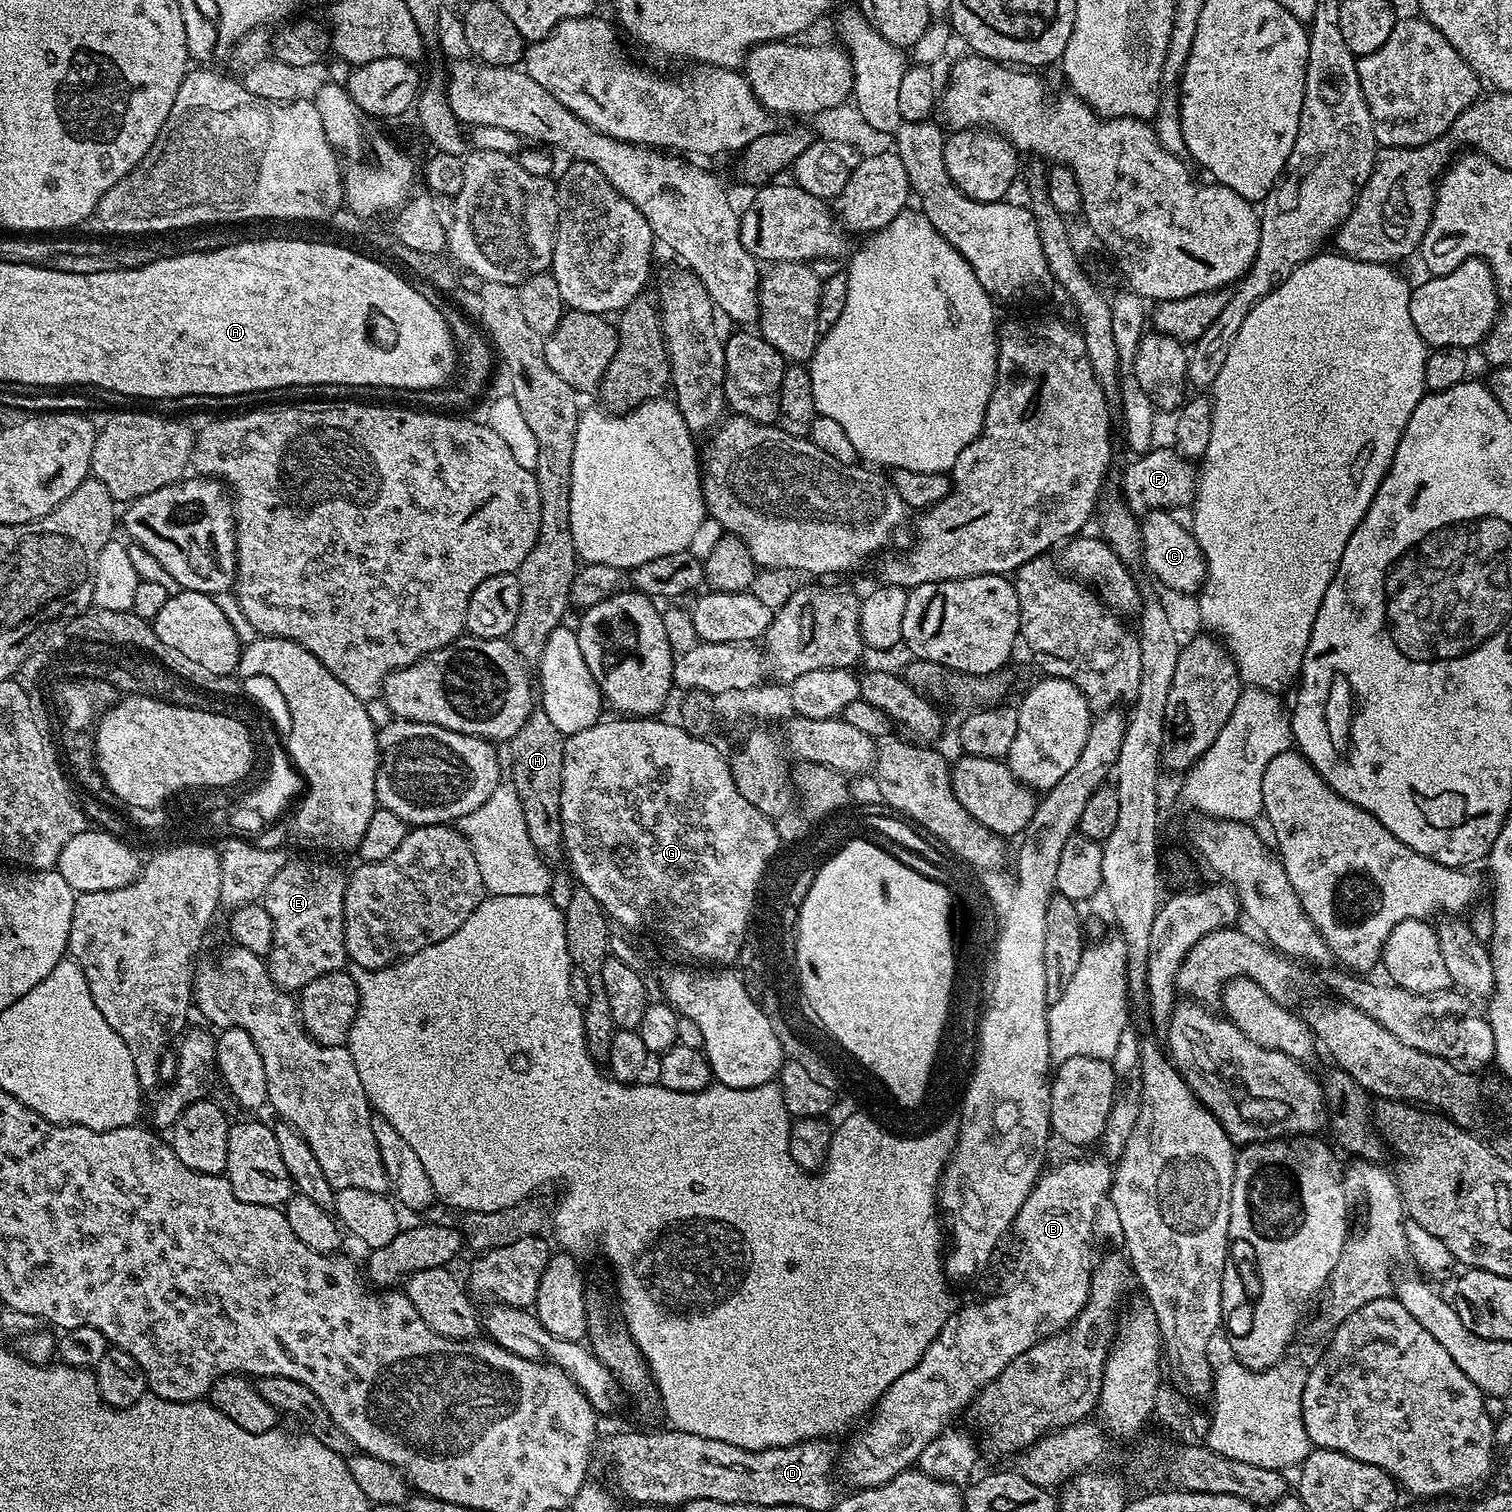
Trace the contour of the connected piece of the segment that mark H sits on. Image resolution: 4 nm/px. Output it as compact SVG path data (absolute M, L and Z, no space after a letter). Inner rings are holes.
M534 710L522 722L522 730L514 734L507 745L510 758L510 783L518 790L522 802L523 818L527 833L536 850L545 859L563 855L561 830L561 784L564 765L564 741L566 737L546 718L542 710Z

